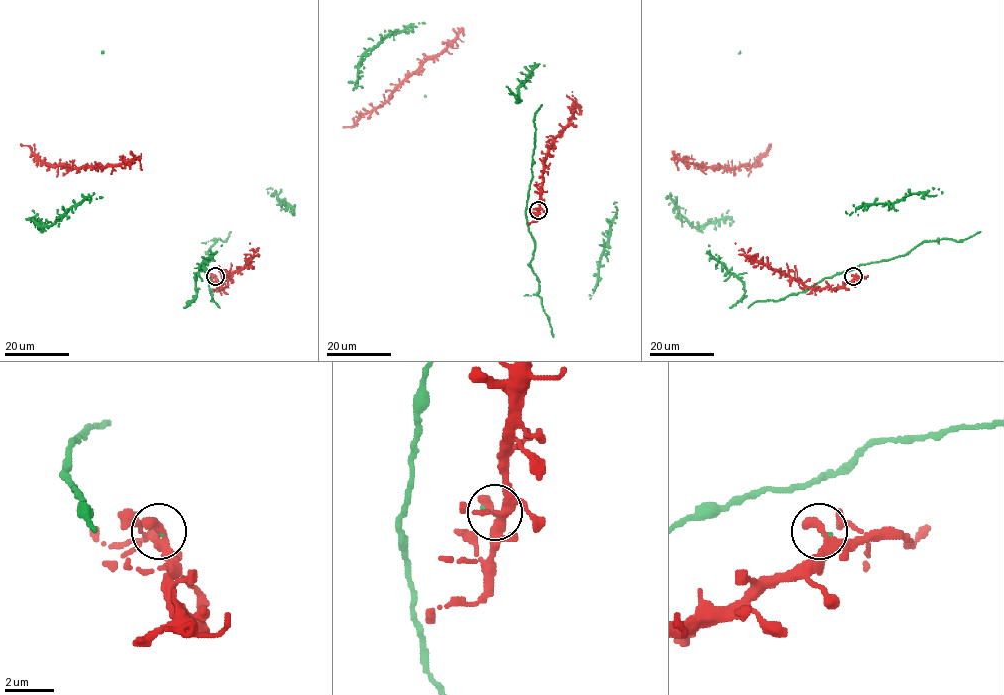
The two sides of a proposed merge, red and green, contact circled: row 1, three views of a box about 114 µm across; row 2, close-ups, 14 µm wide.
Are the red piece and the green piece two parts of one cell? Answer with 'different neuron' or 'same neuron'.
same neuron

